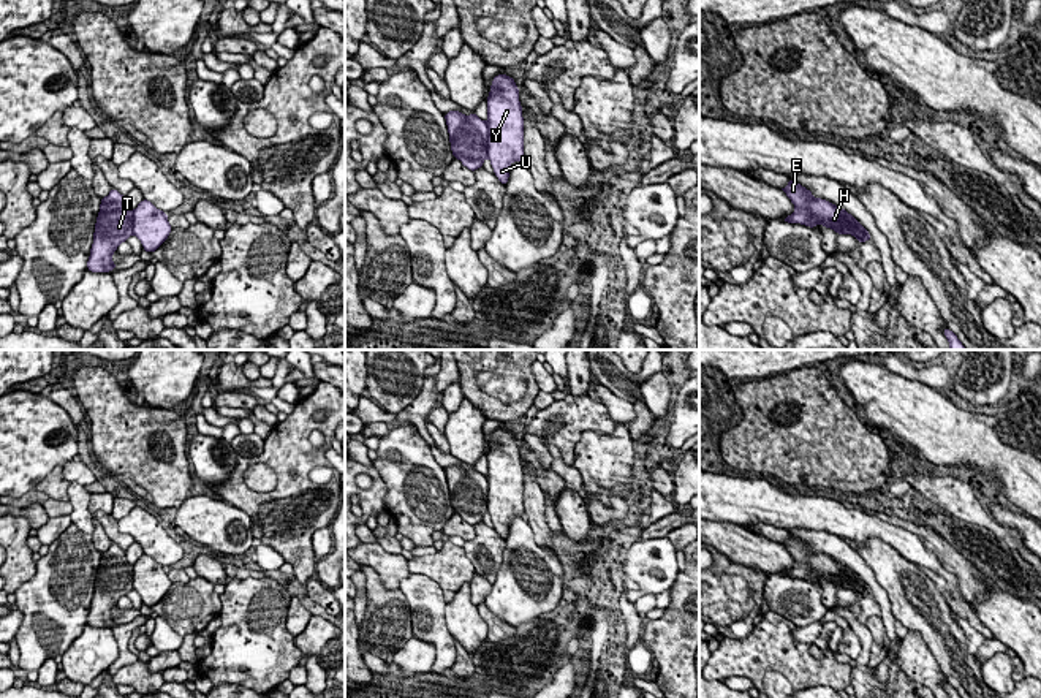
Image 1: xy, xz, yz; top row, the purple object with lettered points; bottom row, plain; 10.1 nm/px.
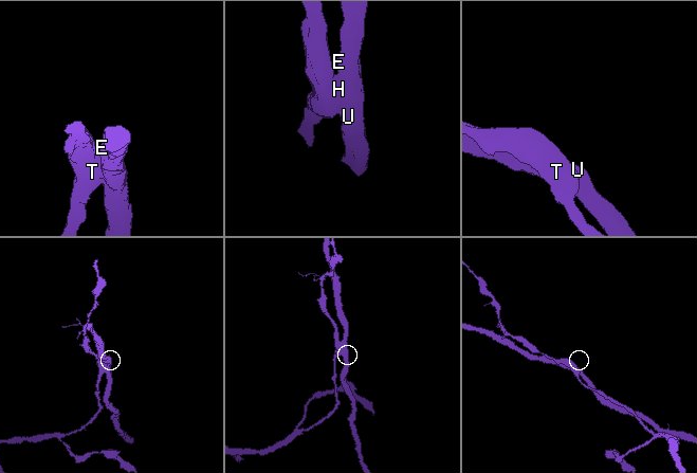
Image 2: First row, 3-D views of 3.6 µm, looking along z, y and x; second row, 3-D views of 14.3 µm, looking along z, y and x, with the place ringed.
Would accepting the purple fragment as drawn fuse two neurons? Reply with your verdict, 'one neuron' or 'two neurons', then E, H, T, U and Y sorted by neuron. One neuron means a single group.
two neurons | E H U Y / T

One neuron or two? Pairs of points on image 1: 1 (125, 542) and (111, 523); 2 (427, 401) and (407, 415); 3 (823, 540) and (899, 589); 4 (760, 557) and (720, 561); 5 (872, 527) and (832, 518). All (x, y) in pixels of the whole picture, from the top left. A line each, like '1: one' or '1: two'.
1: one
2: one
3: two
4: two
5: one

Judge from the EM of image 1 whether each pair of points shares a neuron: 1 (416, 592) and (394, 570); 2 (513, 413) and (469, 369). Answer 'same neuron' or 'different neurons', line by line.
1: different neurons
2: same neuron

